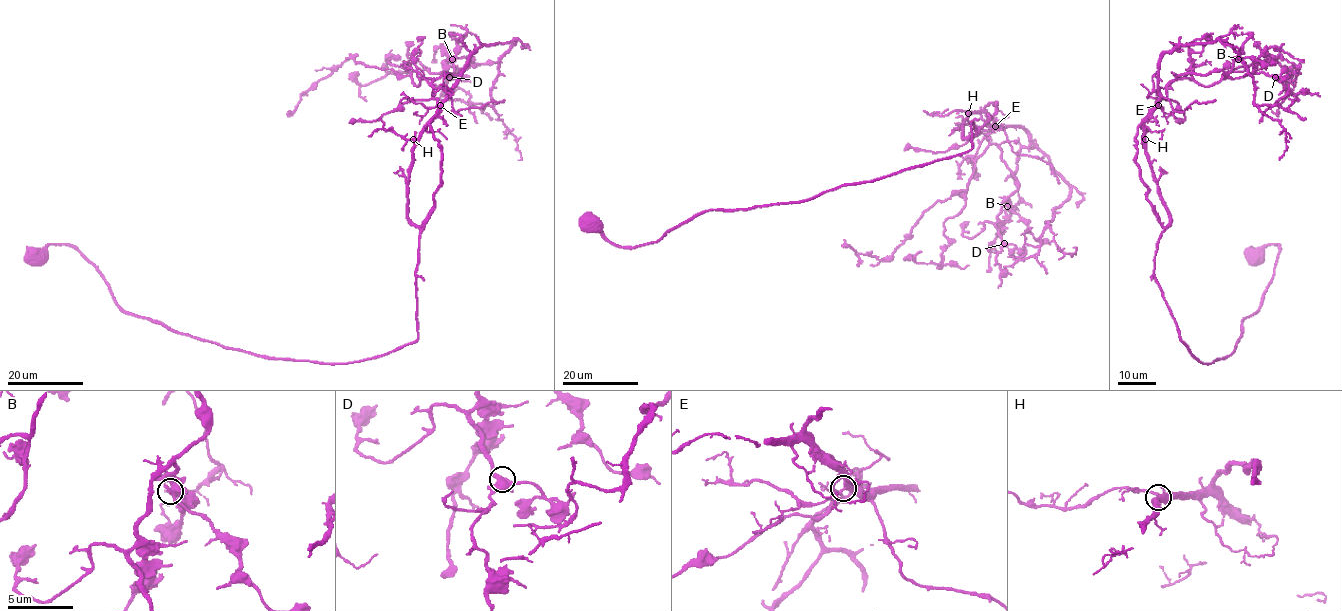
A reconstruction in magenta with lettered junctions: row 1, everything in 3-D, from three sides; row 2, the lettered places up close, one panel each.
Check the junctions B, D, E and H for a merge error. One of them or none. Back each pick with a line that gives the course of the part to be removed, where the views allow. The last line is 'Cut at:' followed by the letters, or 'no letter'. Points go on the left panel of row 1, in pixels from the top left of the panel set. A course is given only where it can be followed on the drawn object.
Cut at: no letter

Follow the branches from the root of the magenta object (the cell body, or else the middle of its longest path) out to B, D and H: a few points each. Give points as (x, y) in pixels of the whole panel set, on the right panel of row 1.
B: (1253, 254), (1279, 245), (1263, 301), (1202, 363), (1154, 274), (1169, 211), (1144, 119), (1178, 75), (1238, 59)
D: (1253, 254), (1279, 245), (1263, 301), (1202, 363), (1154, 274), (1169, 211), (1144, 119), (1182, 74), (1275, 76)
H: (1253, 254), (1279, 245), (1263, 301), (1233, 352), (1202, 363), (1154, 274), (1169, 211), (1144, 139)

